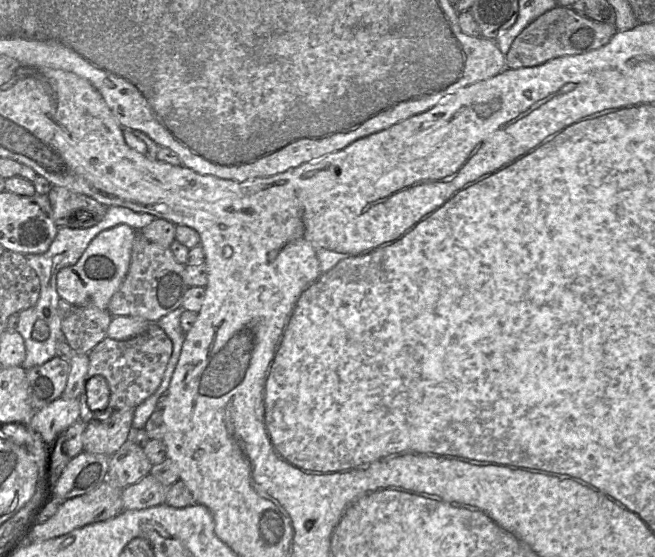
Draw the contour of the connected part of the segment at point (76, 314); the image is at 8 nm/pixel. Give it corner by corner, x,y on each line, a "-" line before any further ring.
60,298
58,315
61,330
70,347
76,353
89,352
105,337
112,319
107,309
100,309
93,304
77,306

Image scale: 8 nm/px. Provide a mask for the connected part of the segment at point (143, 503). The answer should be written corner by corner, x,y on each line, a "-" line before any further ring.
149,473
122,490
123,509
141,510
163,504
169,488

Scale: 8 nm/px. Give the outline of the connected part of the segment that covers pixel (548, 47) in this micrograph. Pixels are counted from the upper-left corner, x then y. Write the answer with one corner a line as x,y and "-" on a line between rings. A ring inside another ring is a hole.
556,6
531,22
513,41
506,54
506,68
534,67
549,60
597,50
617,33
613,24
594,21
577,14
571,7

